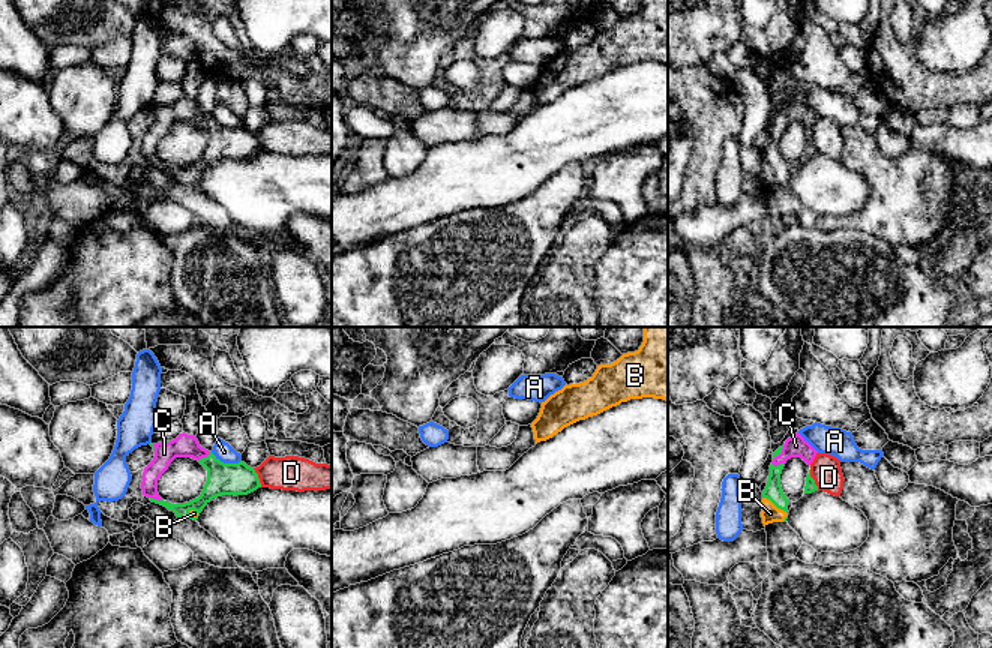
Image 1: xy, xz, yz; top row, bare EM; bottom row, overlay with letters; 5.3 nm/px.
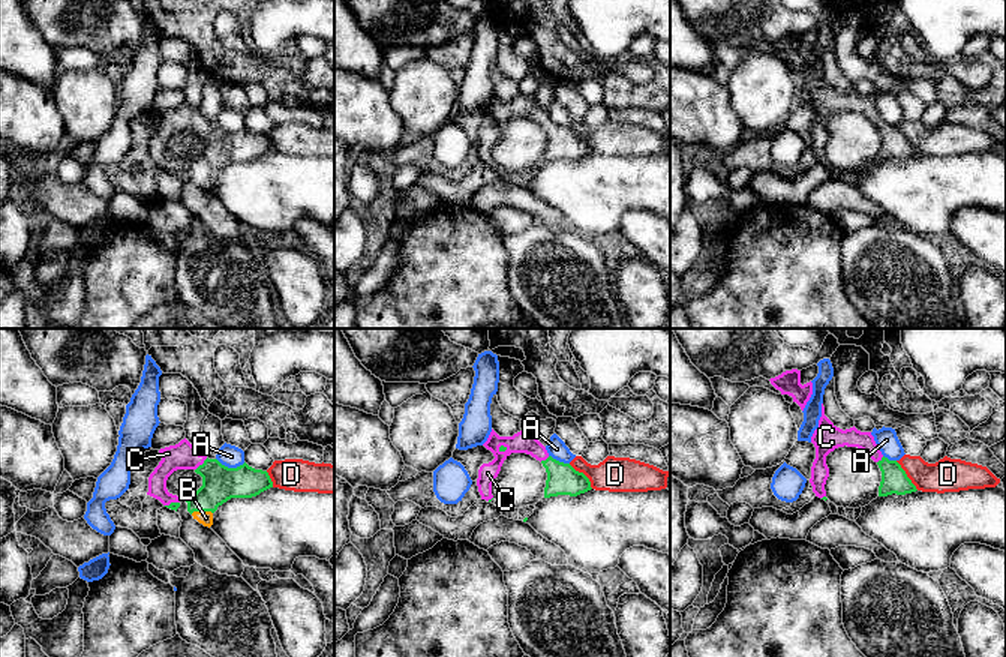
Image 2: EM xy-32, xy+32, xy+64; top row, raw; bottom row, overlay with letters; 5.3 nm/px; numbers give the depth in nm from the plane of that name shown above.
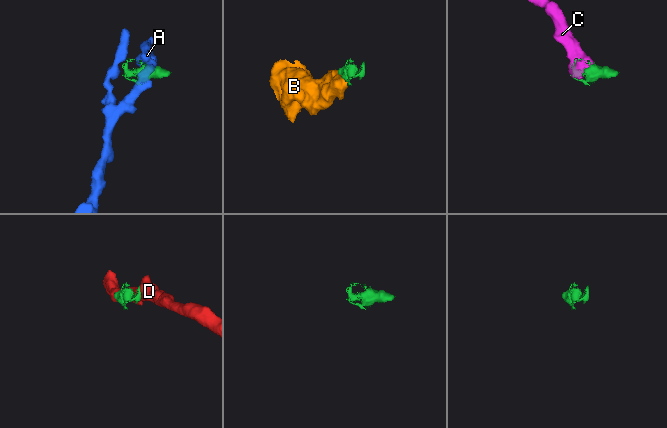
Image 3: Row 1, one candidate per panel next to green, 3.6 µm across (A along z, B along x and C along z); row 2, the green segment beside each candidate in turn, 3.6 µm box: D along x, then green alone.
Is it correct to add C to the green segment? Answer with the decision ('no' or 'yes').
yes

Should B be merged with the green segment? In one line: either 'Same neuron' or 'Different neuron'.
Same neuron

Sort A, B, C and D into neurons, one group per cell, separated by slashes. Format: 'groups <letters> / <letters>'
groups A / B C / D

